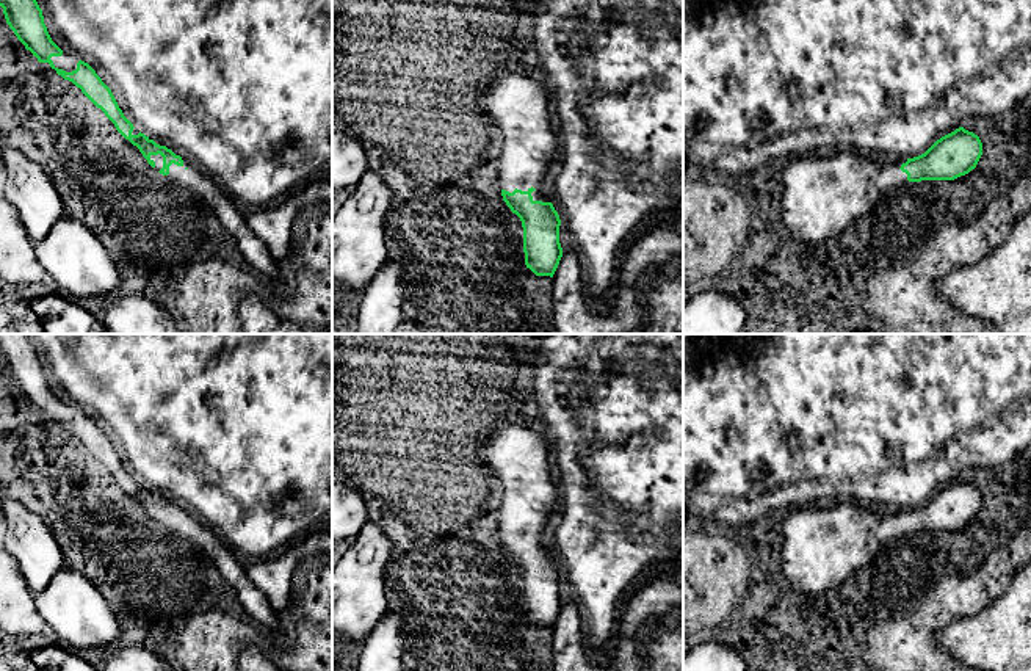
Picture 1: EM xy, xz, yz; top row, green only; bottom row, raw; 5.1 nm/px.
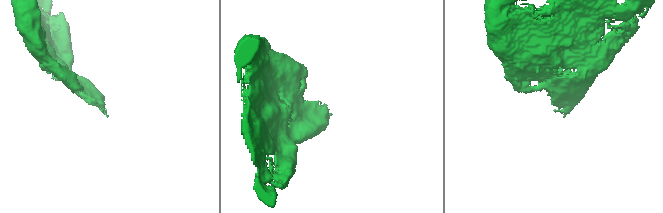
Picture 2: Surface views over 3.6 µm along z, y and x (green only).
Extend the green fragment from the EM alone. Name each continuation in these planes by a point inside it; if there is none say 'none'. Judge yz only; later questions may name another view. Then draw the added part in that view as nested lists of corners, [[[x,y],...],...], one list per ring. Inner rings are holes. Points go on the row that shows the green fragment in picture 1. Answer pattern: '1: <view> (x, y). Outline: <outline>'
1: yz (824, 193). Outline: [[[851,151],[787,160],[782,169],[780,210],[783,223],[801,245],[802,260],[809,262],[816,246],[838,238],[856,219],[870,213],[888,190],[909,183],[907,174],[899,169],[906,161],[907,158],[898,158],[879,163],[870,154]]]

